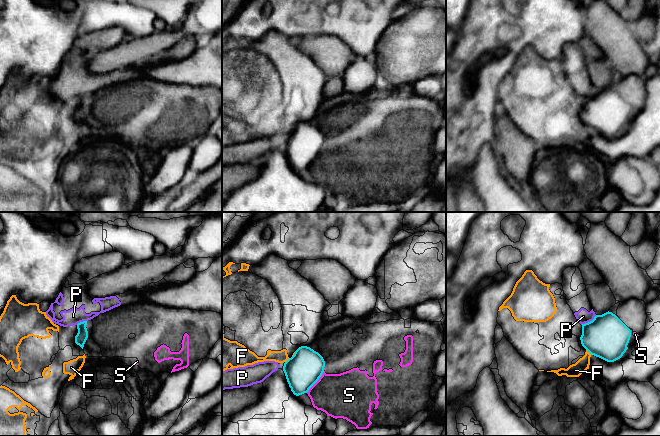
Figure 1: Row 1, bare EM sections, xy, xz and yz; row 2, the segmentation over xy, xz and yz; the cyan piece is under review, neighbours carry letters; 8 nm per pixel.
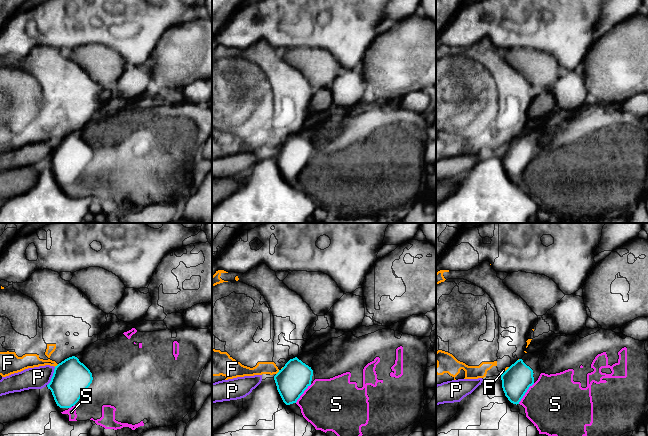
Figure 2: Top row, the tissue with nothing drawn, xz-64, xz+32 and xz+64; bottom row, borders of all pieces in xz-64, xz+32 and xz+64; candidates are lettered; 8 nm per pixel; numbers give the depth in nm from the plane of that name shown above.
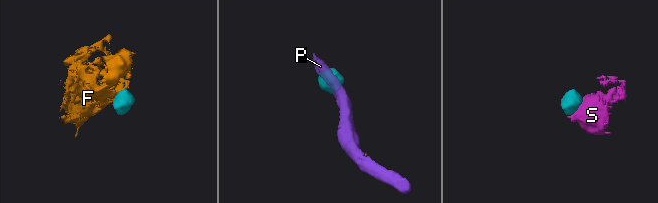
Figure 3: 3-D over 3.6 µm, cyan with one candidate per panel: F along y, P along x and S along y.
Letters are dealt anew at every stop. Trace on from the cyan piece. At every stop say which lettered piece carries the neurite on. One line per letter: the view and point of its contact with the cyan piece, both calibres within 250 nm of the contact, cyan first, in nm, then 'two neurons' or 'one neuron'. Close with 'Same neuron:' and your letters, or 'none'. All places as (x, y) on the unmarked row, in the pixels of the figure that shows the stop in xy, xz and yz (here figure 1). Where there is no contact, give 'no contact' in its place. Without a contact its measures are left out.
F: meets cyan in yz at (589, 128); 360 nm thick on the cyan side, 110 nm on the other; two neurons
P: meets cyan in yz at (588, 98); 360 nm thick on the cyan side, 110 nm on the other; two neurons
S: meets cyan in xz at (316, 157); 280 nm thick on the cyan side, 360 nm on the other; one neuron
Same neuron: S

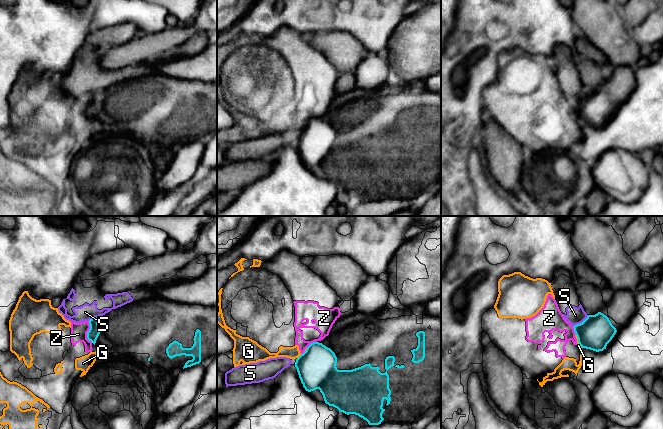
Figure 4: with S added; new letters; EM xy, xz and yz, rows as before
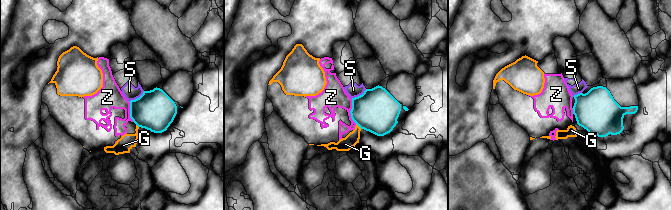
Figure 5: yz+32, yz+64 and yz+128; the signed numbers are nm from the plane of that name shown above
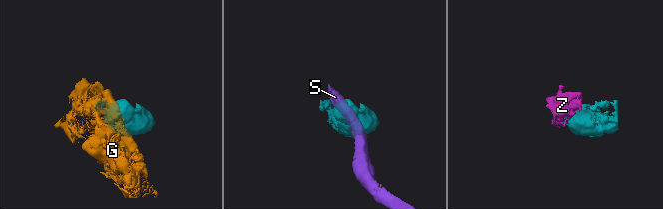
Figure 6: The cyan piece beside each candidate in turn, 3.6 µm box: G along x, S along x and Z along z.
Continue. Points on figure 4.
G: meets cyan in xz at (299, 132); 320 nm thick on the cyan side, 100 nm on the other; two neurons
S: meets cyan in yz at (580, 99); 280 nm thick on the cyan side, 130 nm on the other; two neurons
Z: meets cyan in xy at (87, 108); 90 nm thick on the cyan side, 130 nm on the other; two neurons
Same neuron: none

